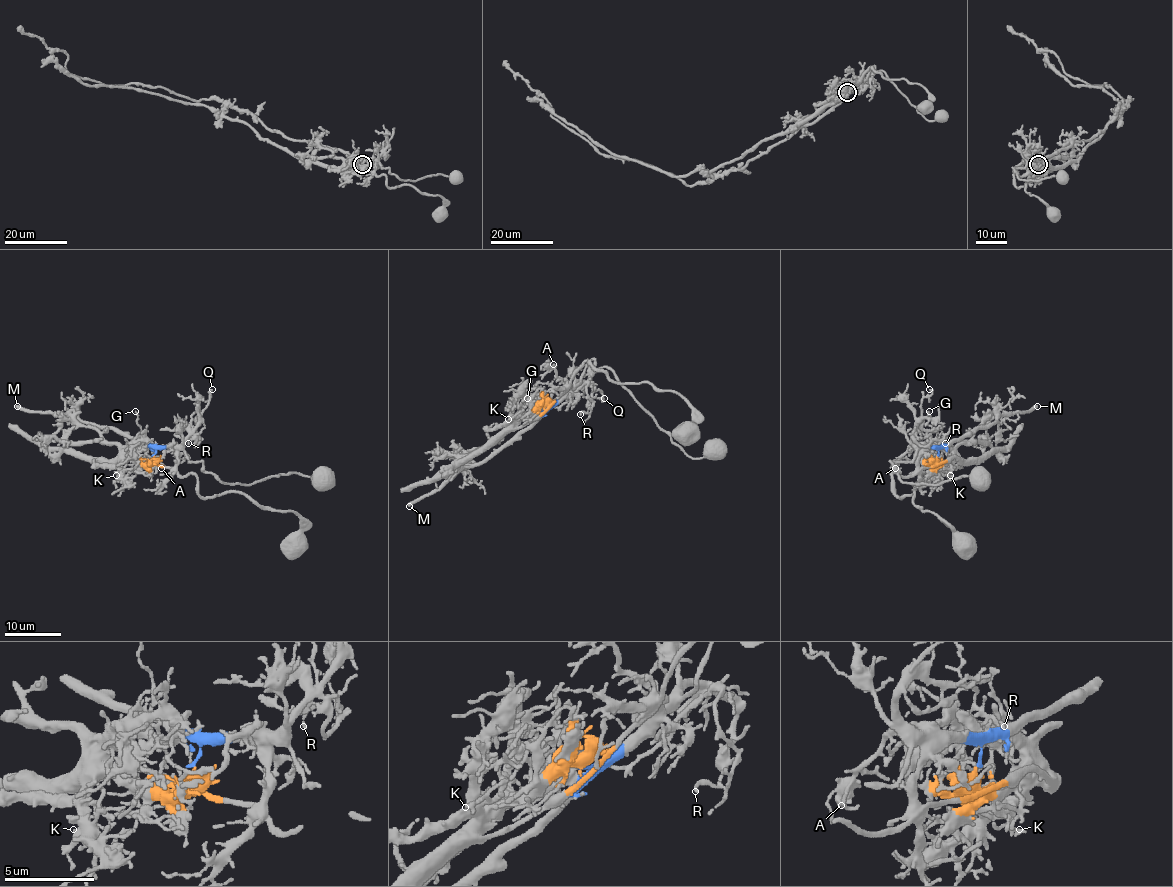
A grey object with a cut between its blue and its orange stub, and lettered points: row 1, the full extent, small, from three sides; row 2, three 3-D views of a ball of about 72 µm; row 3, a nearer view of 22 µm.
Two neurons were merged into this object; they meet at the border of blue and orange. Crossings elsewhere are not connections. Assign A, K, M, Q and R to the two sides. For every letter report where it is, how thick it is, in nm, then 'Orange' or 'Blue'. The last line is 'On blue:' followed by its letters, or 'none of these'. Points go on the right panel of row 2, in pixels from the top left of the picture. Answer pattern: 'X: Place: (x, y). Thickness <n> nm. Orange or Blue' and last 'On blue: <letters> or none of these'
A: Place: (895, 468). Thickness 150 nm. Blue
K: Place: (950, 475). Thickness 200 nm. Orange
M: Place: (1037, 406). Thickness 400 nm. Blue
Q: Place: (929, 389). Thickness 240 nm. Blue
R: Place: (945, 443). Thickness 160 nm. Blue
On blue: A, M, Q, R

